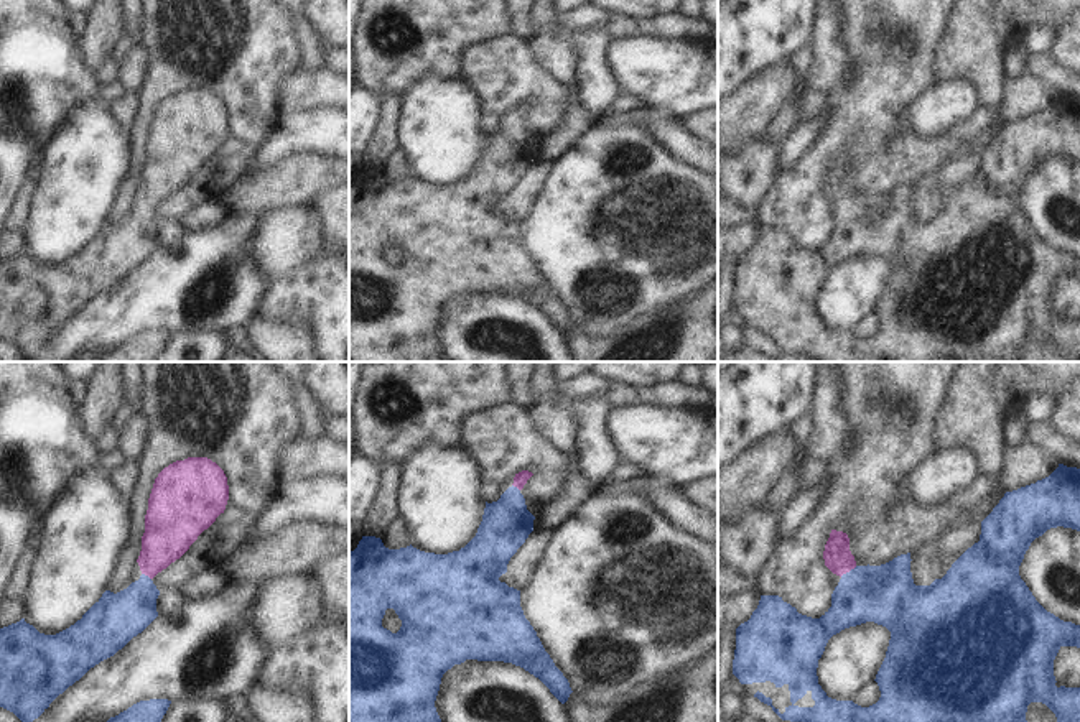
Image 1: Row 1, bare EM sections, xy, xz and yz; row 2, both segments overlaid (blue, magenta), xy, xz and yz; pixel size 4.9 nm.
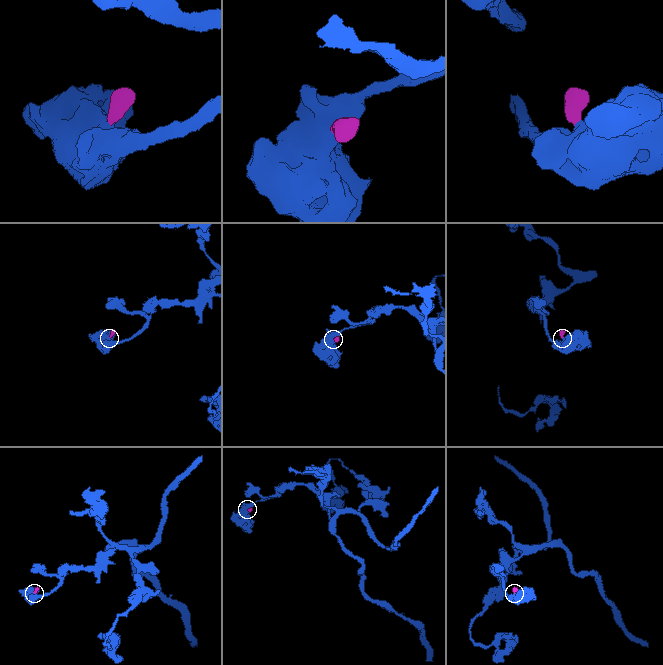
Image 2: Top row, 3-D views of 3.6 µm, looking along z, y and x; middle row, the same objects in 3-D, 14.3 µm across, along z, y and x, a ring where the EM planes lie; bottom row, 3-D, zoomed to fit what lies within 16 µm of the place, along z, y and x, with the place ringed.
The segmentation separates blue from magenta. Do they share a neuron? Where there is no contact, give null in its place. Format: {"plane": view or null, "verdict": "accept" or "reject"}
{"plane": "yz", "verdict": "accept"}

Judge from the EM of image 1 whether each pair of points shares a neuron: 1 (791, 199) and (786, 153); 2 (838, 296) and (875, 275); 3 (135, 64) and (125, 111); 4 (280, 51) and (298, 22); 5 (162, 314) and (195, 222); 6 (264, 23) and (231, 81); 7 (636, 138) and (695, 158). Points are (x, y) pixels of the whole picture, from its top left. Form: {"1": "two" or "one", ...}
{"1": "two", "2": "one", "3": "two", "4": "two", "5": "two", "6": "one", "7": "two"}

